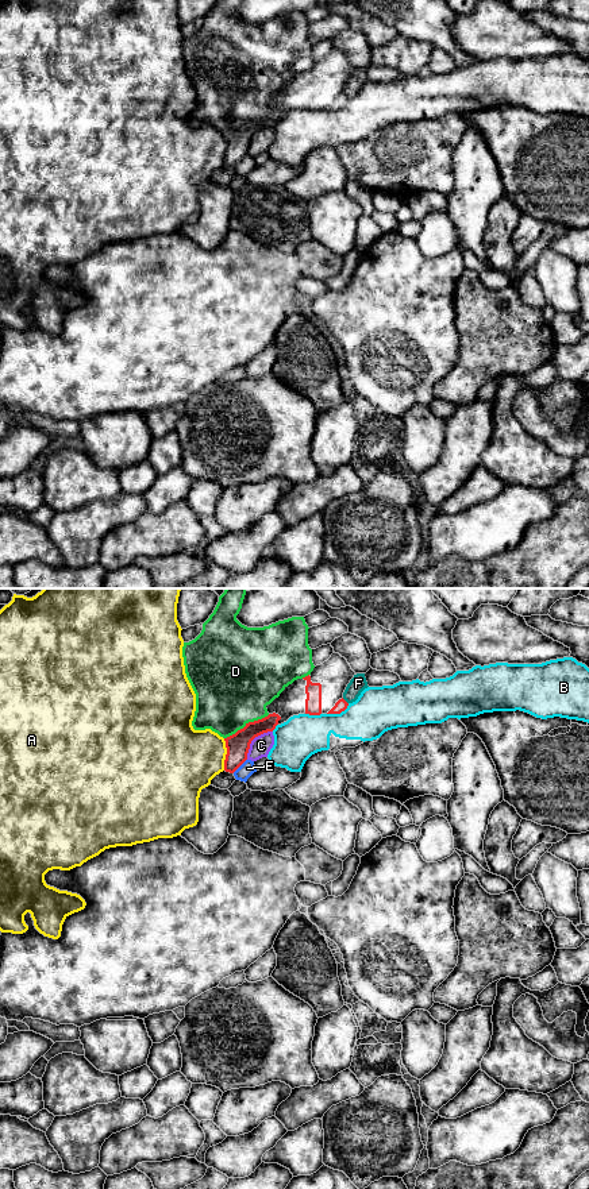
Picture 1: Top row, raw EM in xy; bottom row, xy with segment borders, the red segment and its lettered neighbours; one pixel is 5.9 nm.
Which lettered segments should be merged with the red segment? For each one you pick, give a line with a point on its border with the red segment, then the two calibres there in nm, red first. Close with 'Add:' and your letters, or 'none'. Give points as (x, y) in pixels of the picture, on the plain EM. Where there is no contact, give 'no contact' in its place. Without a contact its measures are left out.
Add: none

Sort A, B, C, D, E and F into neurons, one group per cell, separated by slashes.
A / B / C / D / E / F

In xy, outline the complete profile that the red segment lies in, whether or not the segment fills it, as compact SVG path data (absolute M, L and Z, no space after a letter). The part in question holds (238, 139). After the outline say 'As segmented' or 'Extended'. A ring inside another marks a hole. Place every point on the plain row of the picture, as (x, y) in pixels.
M334 47L308 72L285 82L280 92L266 101L267 112L249 117L243 124L224 134L227 143L224 166L234 169L247 155L250 139L255 132L273 127L277 120L286 117L293 111L344 107L349 99L343 94L343 88L355 70L347 55Z. Extended

